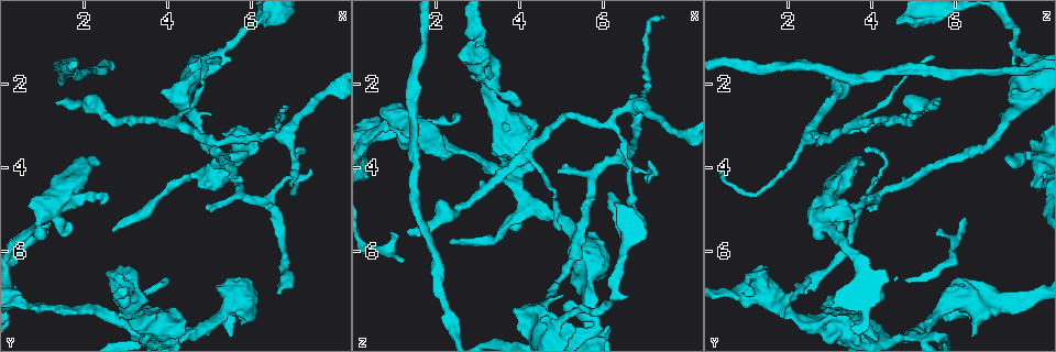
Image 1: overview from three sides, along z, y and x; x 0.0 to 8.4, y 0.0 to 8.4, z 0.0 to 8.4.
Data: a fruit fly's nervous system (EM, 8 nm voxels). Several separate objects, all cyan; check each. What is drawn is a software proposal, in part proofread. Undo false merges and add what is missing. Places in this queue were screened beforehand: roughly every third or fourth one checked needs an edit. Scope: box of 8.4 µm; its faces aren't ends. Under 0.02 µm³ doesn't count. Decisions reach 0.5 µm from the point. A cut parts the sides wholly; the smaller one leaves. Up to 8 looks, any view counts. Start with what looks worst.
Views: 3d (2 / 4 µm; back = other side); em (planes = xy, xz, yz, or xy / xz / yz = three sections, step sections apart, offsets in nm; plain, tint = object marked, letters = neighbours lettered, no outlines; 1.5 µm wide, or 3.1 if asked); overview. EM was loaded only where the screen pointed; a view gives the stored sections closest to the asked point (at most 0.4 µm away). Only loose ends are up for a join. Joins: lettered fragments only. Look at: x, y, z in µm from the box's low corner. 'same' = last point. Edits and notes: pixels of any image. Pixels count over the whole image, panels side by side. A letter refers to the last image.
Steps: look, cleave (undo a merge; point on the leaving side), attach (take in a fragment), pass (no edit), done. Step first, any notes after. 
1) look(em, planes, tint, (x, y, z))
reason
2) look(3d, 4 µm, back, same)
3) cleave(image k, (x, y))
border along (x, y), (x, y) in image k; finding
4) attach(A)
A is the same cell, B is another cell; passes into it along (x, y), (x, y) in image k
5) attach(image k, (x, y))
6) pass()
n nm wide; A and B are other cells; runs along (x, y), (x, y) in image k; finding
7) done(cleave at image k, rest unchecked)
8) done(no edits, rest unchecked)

look(em, planes, letters, (6.75, 7.05, 2.30))
end of a long branch

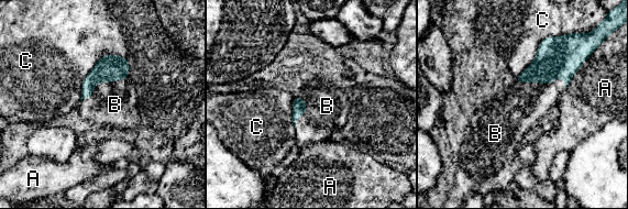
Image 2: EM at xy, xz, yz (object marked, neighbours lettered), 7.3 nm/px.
attach(B)
B is the same cell, A and C are other cells; passes into it along (554, 52), (541, 81), (518, 107) in image 2; it goes on there

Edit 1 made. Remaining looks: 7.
look(em, planes, tint, (4.85, 1.60, 7.95))

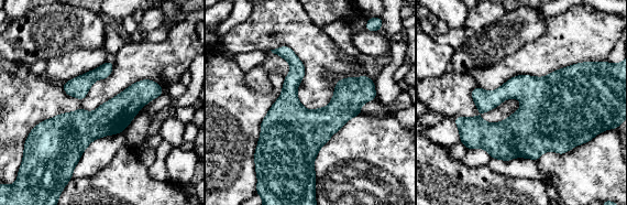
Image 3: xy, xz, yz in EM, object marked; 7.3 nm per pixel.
look(em, planes, letters, same)

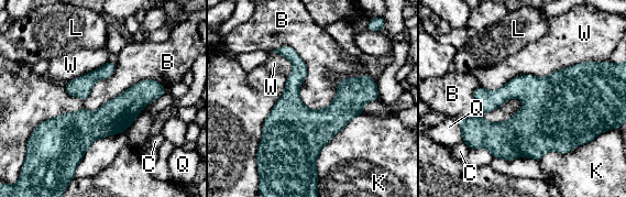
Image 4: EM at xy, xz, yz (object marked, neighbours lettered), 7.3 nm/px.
pass()
B, C, K, L, Q and W are other cells; runs along (162, 90), (98, 124), (41, 130) in image 4; continuous, no second cell

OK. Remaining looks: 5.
look(em, planes, letters, (0.70, 5.50, 3.05))
sharp bend

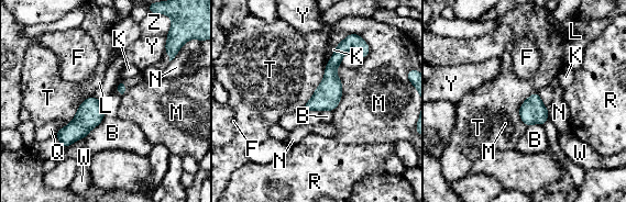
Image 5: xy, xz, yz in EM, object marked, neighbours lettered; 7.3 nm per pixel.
pass()
160 nm wide; B, F, K, L, M, N, Q, R, T, W, Y and Z are other cells; continuous, no second cell

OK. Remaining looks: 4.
done(attach at image 2, rest unchecked)

